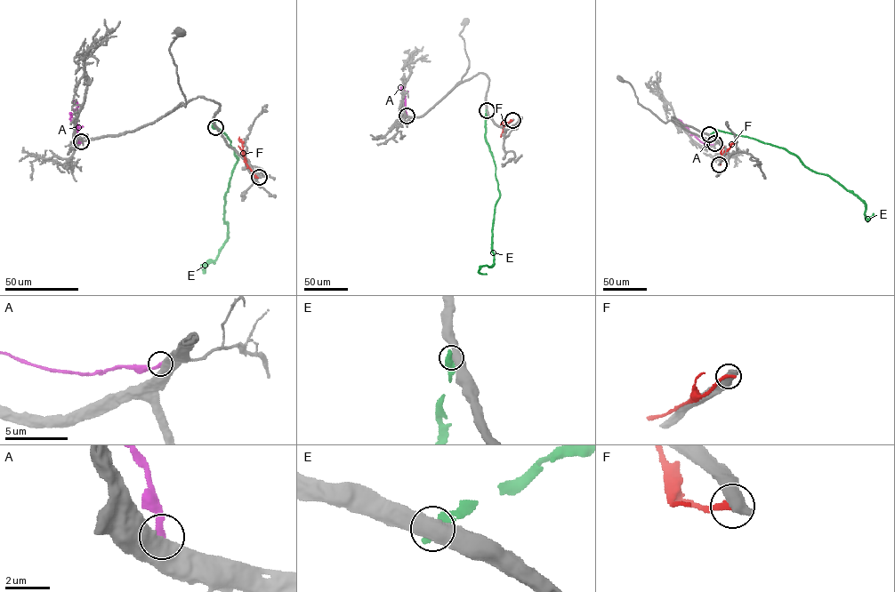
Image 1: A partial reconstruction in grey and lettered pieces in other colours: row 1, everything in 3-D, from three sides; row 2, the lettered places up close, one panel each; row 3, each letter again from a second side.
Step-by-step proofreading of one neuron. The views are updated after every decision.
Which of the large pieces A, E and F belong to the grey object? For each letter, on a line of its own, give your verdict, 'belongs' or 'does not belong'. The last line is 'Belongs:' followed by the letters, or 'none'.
A: does not belong
E: does not belong
F: does not belong
Belongs: none

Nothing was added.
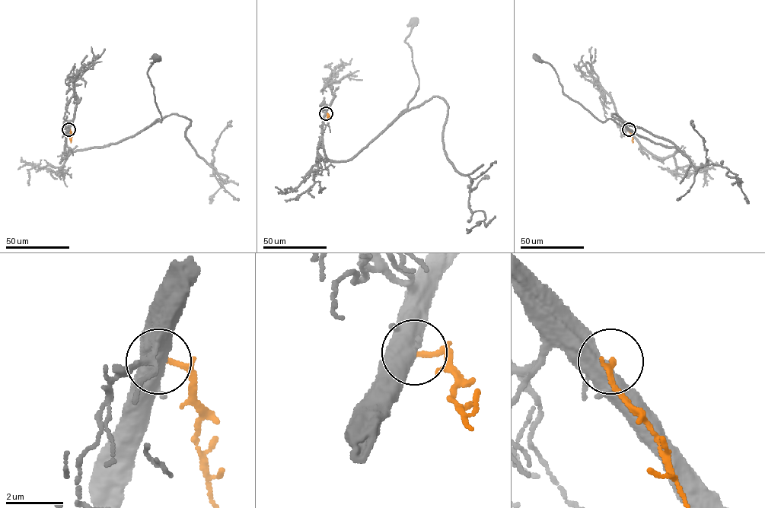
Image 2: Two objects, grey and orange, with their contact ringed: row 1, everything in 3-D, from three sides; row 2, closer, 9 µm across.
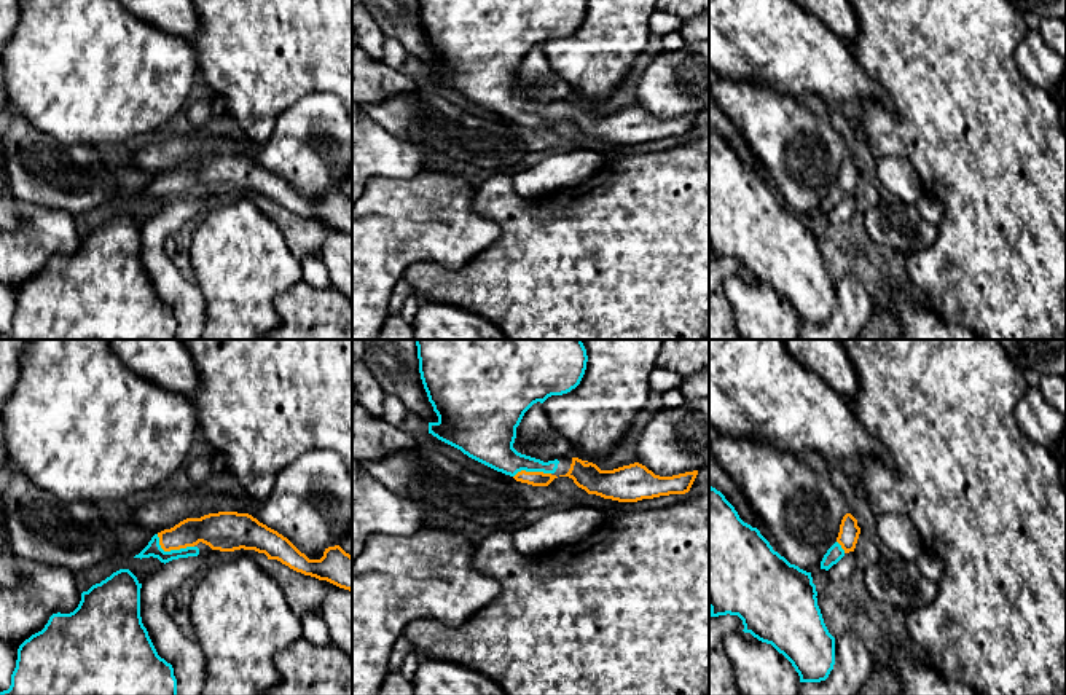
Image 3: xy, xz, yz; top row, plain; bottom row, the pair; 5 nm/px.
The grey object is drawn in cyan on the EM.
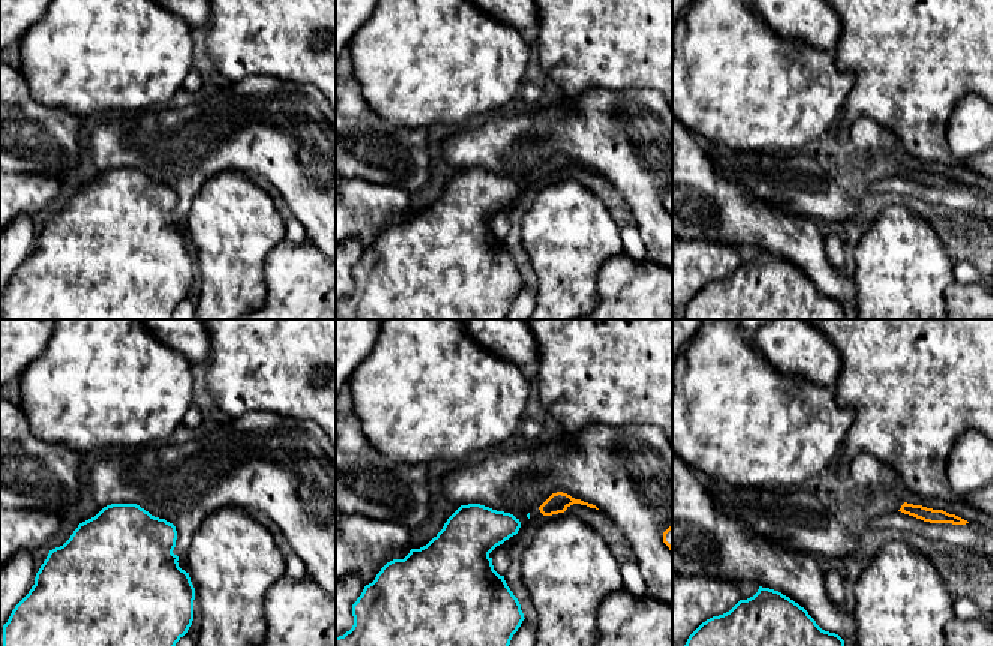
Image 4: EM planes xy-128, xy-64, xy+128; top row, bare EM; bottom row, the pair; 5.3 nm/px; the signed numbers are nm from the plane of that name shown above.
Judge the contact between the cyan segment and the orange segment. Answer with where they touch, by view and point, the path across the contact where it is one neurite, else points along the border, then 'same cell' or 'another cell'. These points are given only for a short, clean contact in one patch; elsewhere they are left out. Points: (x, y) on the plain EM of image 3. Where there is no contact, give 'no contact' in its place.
meets cyan in xy at (171, 193); runs through xy (153, 192), (171, 193), (190, 174), (215, 172); same cell

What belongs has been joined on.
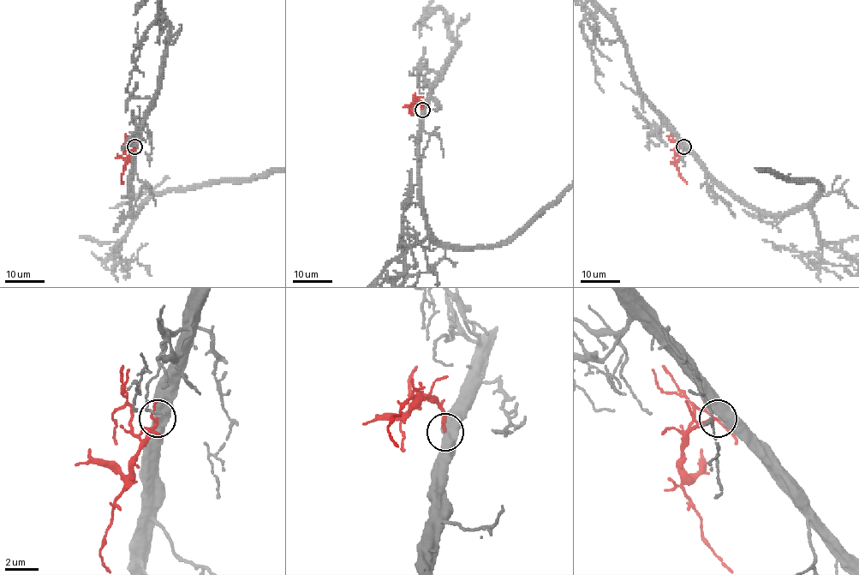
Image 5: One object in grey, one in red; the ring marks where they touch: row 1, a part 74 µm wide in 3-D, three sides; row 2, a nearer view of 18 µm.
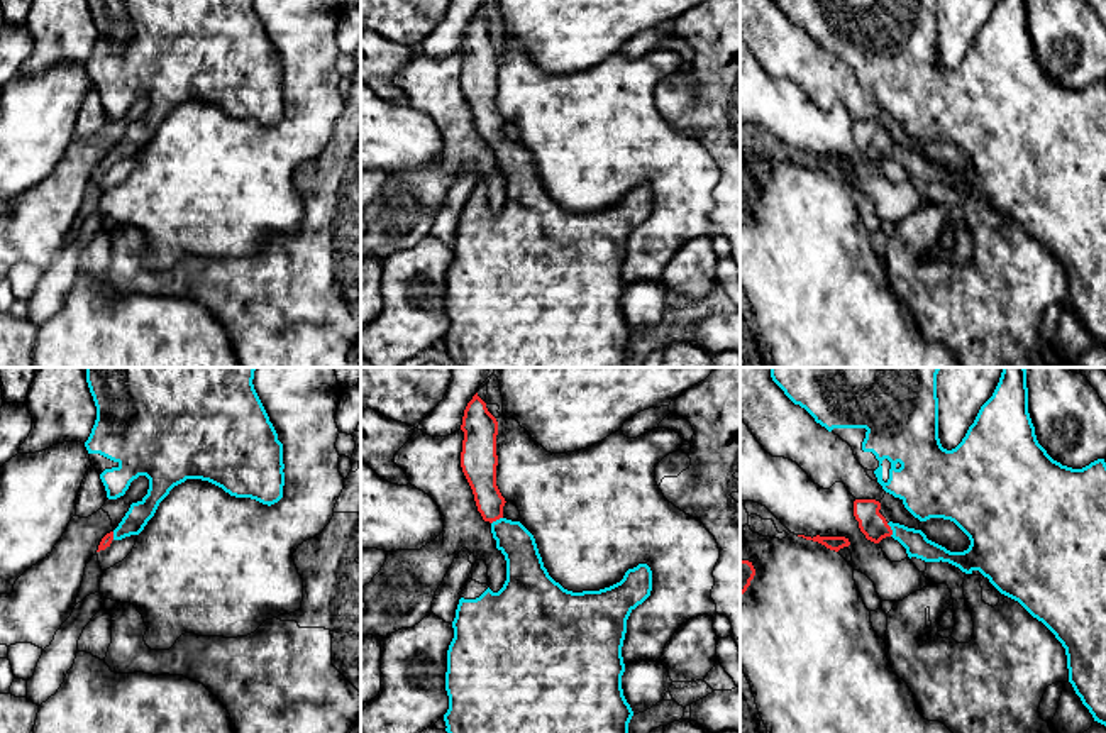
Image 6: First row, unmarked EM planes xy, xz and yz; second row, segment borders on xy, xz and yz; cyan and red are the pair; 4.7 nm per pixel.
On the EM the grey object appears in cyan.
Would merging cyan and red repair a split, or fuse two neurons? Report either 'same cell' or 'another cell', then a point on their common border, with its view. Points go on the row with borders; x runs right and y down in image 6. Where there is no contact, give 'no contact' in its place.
same cell; contact yz (891, 529)

